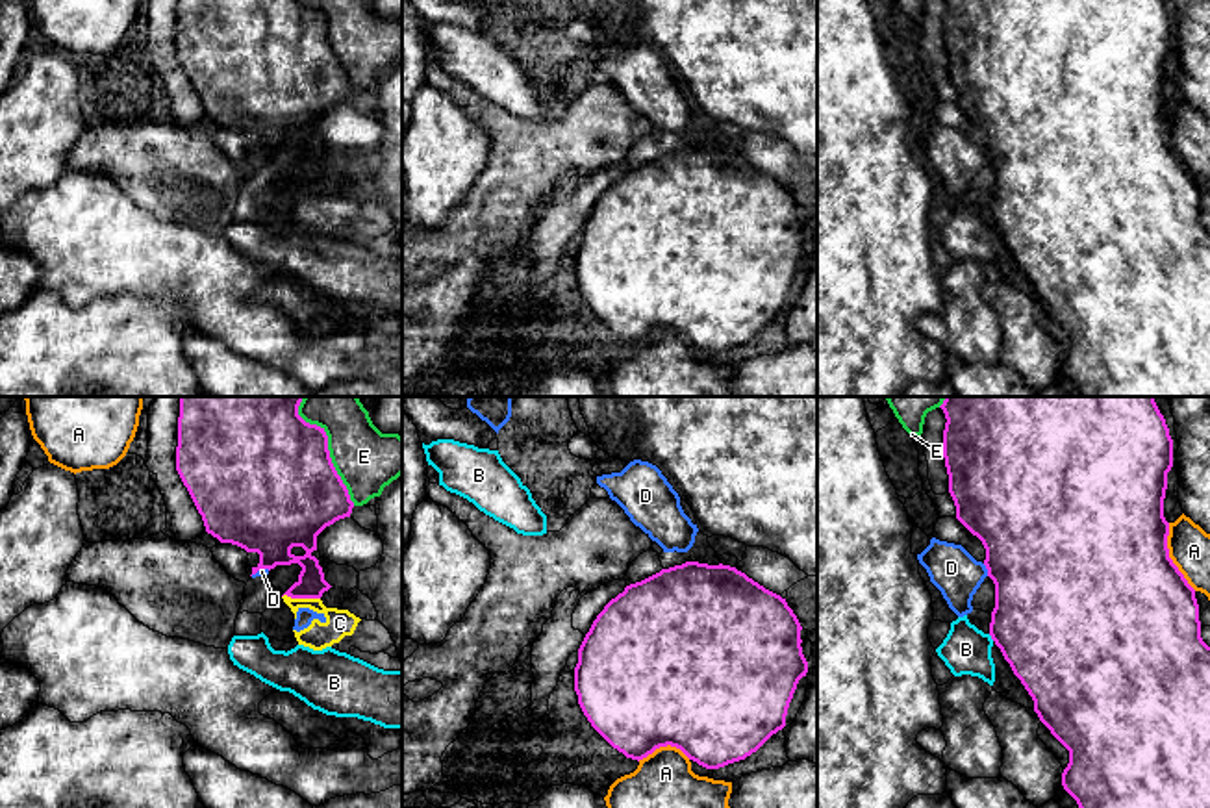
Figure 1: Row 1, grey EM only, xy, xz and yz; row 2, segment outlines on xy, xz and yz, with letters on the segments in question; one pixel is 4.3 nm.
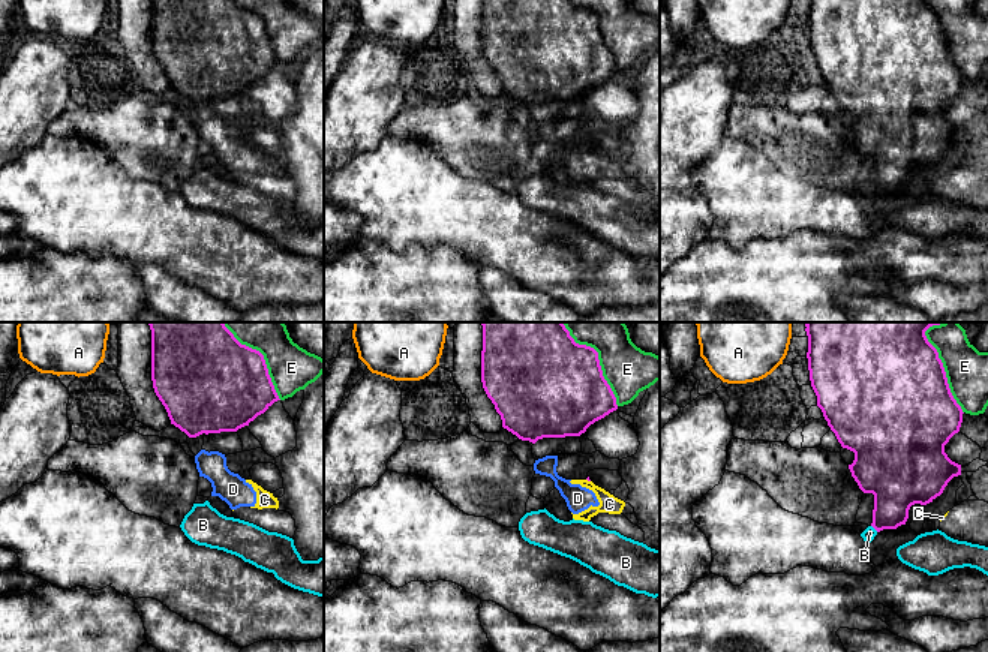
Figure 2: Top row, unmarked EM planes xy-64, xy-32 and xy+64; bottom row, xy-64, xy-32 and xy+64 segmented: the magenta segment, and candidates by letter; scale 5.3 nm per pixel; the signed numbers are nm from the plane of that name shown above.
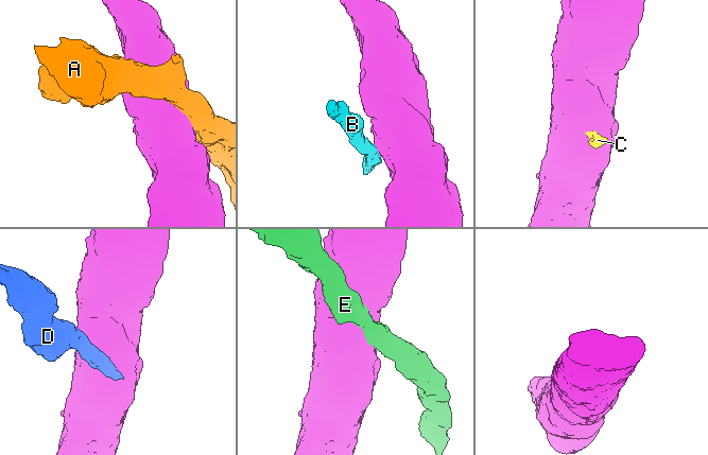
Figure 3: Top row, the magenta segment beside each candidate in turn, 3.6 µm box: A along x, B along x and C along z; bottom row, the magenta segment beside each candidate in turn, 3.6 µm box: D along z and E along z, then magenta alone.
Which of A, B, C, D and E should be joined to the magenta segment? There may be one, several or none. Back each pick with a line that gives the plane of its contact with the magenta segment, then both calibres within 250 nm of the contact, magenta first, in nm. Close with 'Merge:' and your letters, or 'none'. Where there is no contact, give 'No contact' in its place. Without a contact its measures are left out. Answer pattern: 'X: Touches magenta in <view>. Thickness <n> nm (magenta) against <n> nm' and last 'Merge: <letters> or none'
Merge: none

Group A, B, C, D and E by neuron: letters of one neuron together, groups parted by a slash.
A / B / C D / E

